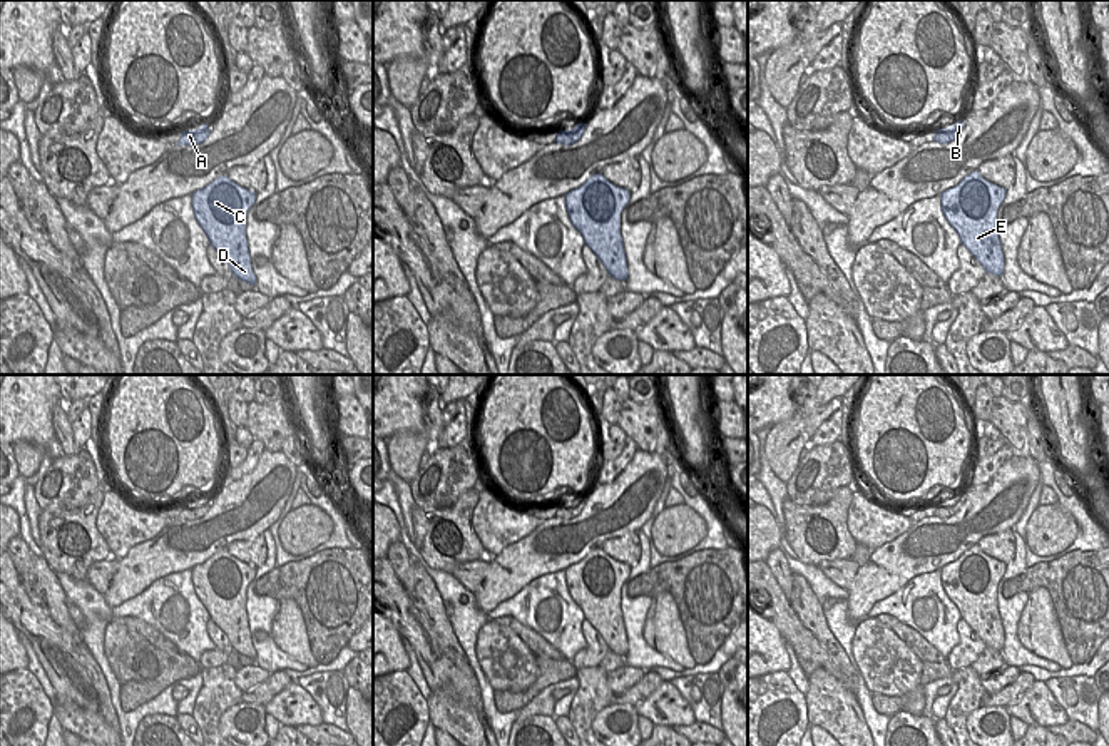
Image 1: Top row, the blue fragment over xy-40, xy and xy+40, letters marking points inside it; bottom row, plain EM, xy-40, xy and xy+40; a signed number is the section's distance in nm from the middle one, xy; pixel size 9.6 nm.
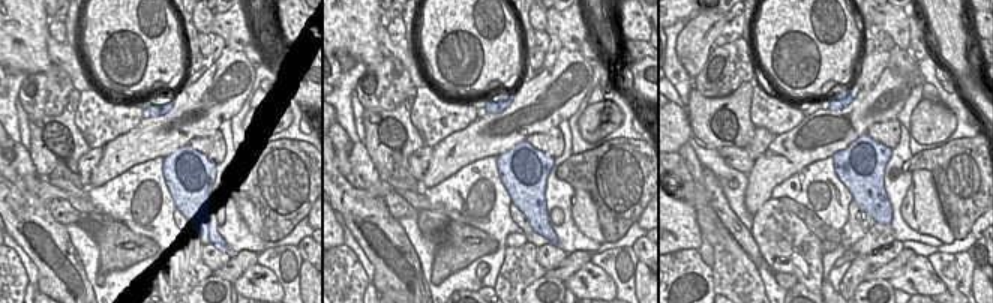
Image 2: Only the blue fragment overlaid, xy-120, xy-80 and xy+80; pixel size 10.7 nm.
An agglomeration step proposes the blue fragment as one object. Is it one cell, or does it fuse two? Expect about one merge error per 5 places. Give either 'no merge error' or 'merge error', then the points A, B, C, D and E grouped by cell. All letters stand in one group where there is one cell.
no merge error; groups A B C D E

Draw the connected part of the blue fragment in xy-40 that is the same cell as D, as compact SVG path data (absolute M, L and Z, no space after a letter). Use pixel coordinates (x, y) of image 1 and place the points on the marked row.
M227 176L192 194L194 217L211 246L227 261L234 278L256 286L246 239L246 217L254 202L256 192L238 186Z

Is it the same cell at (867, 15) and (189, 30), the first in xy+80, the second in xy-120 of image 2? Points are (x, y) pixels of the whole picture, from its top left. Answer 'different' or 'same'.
different

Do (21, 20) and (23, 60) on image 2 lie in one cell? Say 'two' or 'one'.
one

